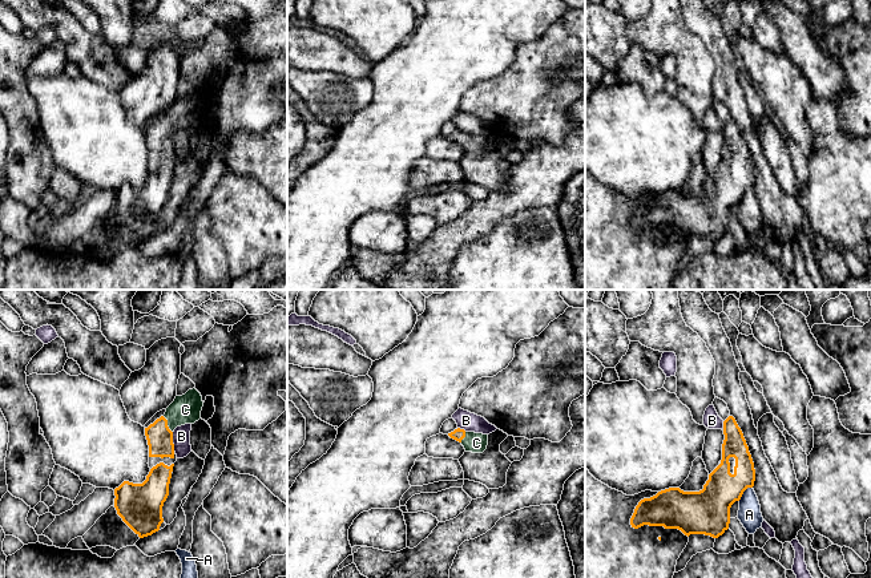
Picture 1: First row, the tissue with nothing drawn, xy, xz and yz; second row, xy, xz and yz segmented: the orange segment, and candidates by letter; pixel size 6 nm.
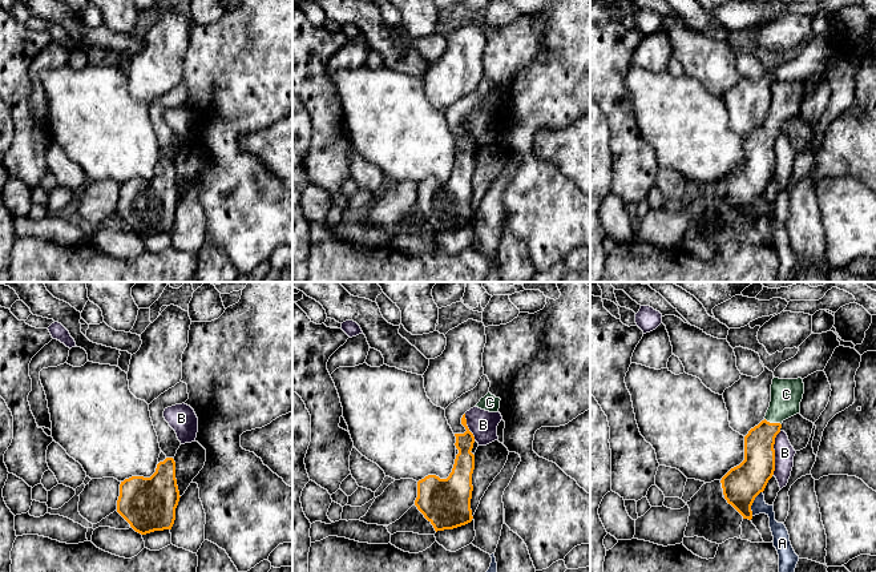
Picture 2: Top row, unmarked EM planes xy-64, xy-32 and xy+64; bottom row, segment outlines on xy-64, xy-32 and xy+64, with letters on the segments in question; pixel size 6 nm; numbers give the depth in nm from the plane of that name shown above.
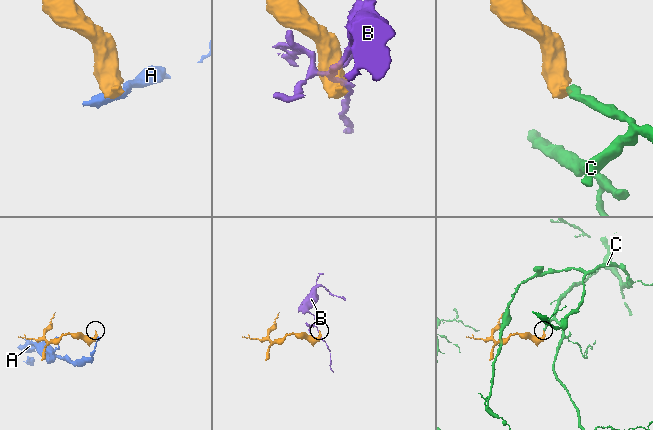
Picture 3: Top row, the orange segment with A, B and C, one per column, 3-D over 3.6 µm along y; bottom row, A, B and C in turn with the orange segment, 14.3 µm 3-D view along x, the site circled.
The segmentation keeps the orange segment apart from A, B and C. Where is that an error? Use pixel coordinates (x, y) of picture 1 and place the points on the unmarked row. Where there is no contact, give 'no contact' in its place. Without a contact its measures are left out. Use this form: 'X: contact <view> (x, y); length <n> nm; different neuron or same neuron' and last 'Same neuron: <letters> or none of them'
A: contact yz (744, 193); length 120 nm; different neuron
B: contact xy (172, 144); length 120 nm; different neuron
C: contact xy (166, 126); length 120 nm; same neuron
Same neuron: C

